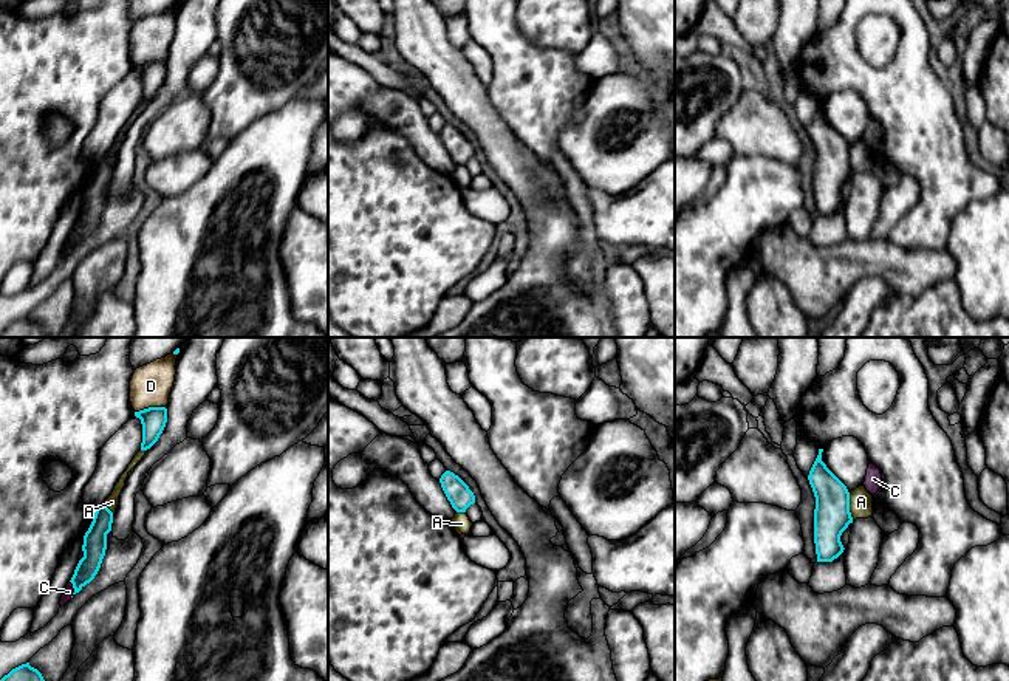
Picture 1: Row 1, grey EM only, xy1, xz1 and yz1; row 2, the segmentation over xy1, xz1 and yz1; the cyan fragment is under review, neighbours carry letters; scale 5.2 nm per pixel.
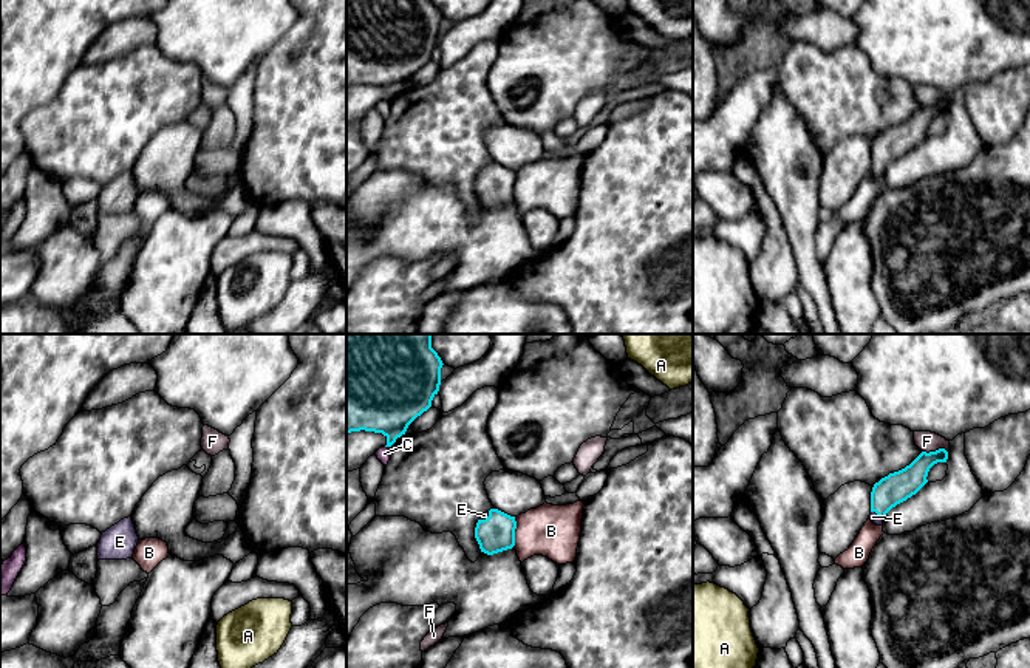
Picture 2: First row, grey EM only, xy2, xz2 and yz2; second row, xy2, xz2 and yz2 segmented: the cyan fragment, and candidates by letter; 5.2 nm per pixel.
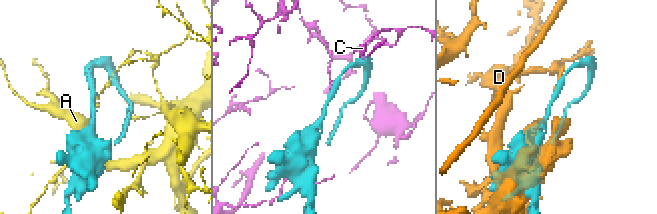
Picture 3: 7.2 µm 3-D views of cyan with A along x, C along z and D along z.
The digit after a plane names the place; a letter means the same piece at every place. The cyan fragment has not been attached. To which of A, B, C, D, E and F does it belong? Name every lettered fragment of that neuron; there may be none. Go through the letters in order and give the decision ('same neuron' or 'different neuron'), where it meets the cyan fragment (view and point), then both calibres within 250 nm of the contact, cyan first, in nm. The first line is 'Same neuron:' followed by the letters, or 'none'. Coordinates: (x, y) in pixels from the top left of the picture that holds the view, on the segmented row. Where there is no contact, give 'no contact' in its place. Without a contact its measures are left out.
Same neuron: E
A: different neuron | yz1 (848, 506) | 190/130 nm
B: different neuron | xz2 (514, 531) | 190/280 nm
C: different neuron | xy1 (73, 587) | 120/50 nm
D: different neuron | xy1 (150, 407) | 130/220 nm
E: same neuron | yz2 (877, 514) | 160/50 nm
F: different neuron | yz2 (936, 450) | 150/110 nm

